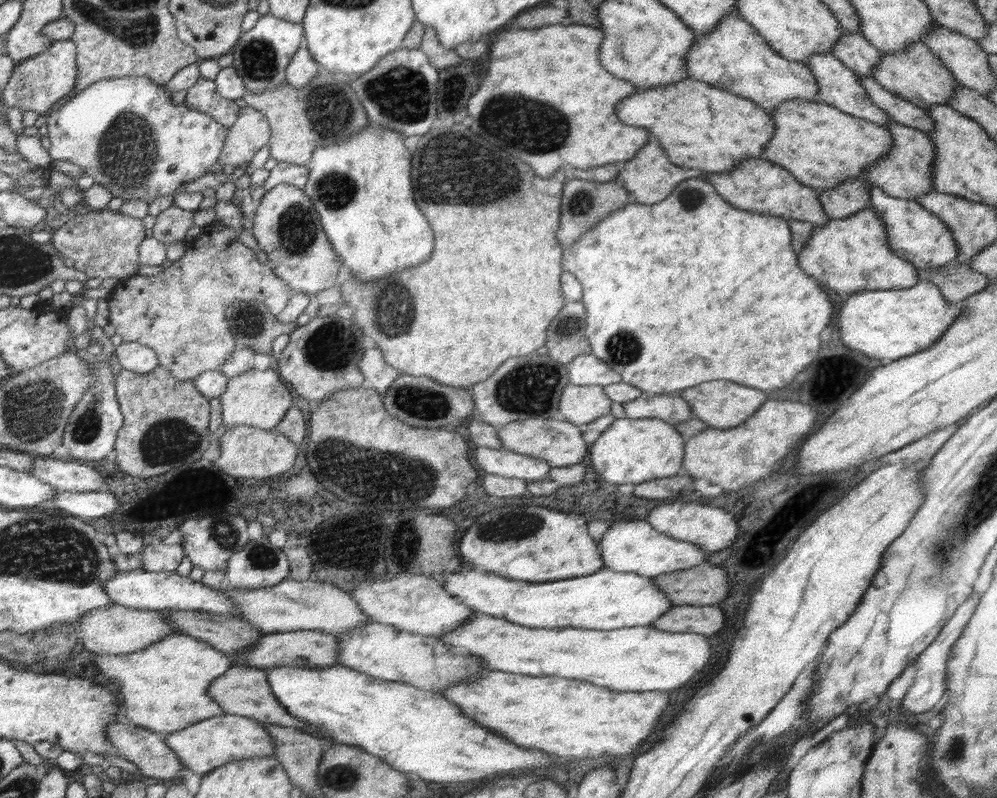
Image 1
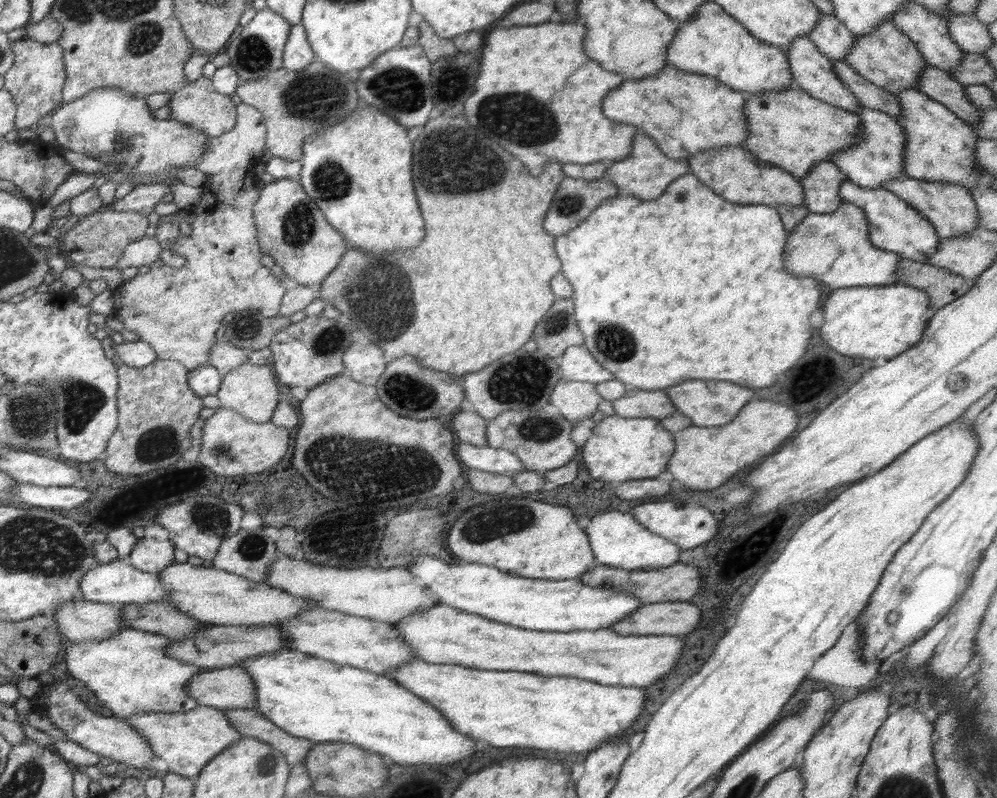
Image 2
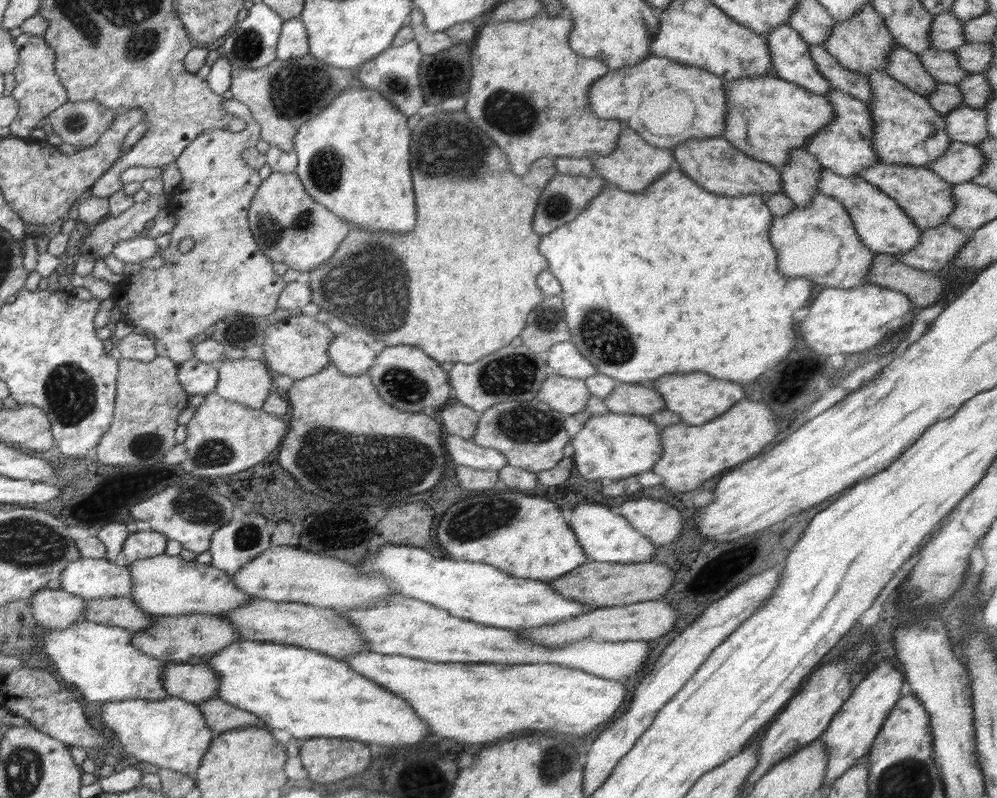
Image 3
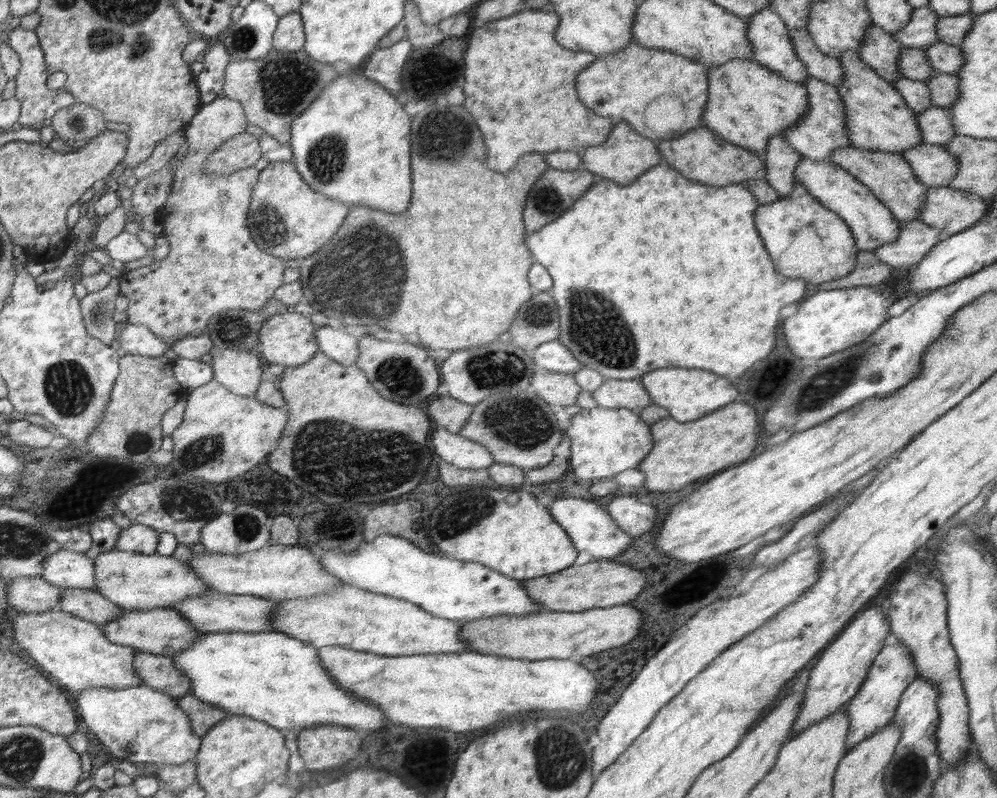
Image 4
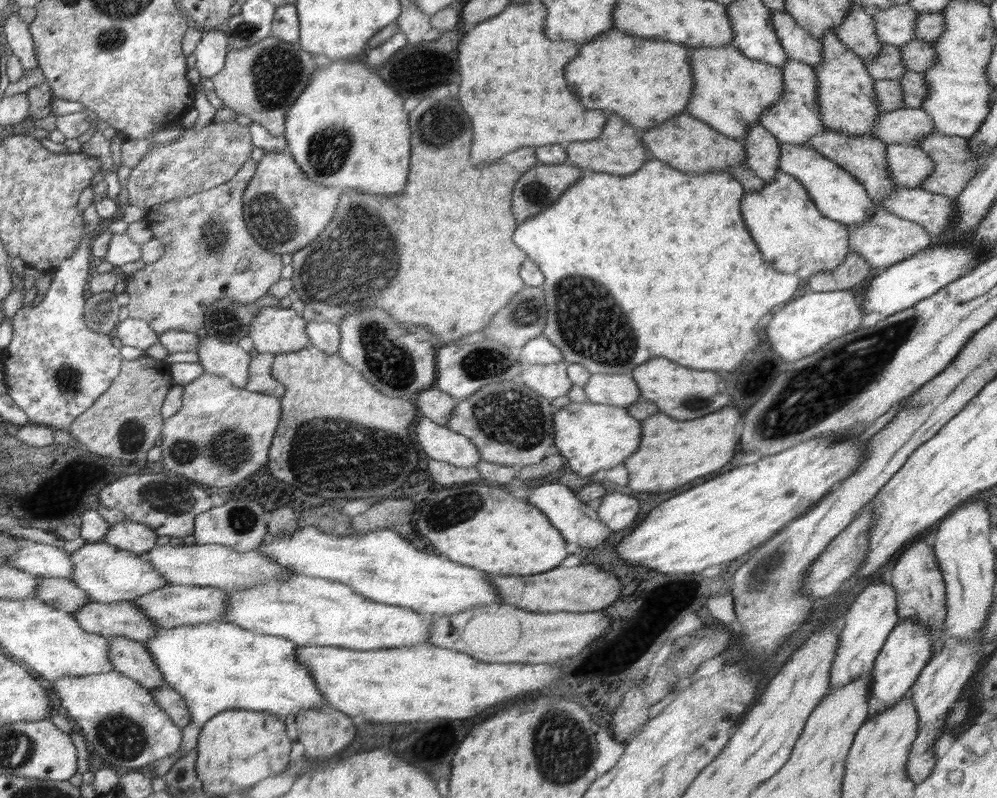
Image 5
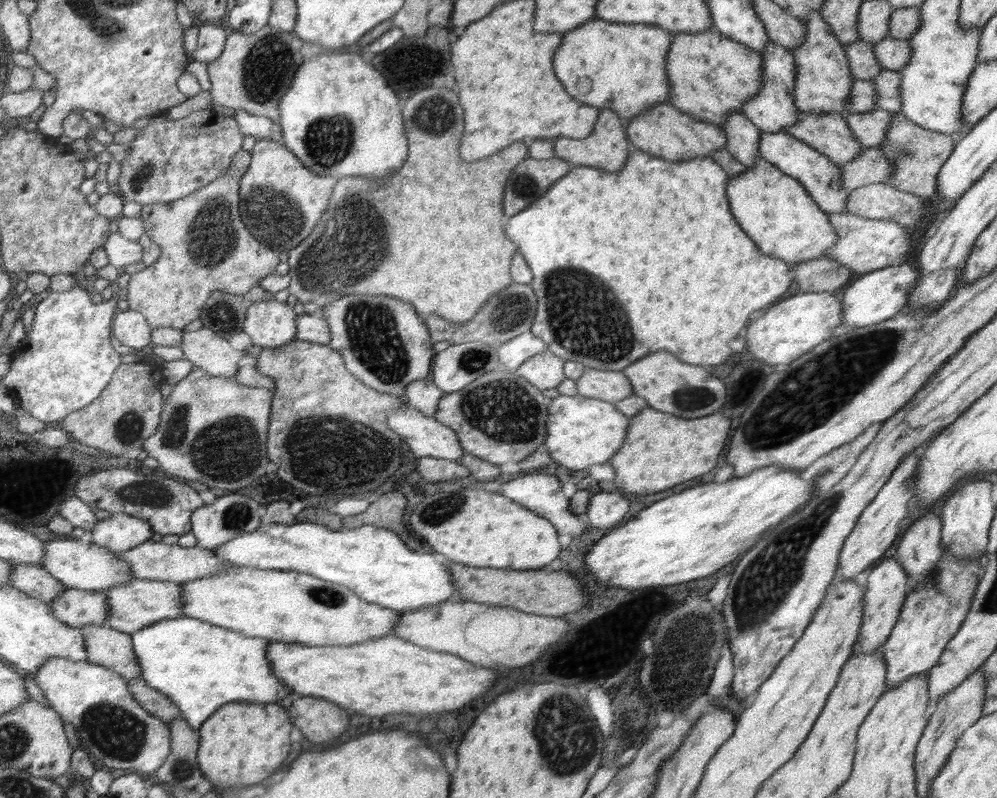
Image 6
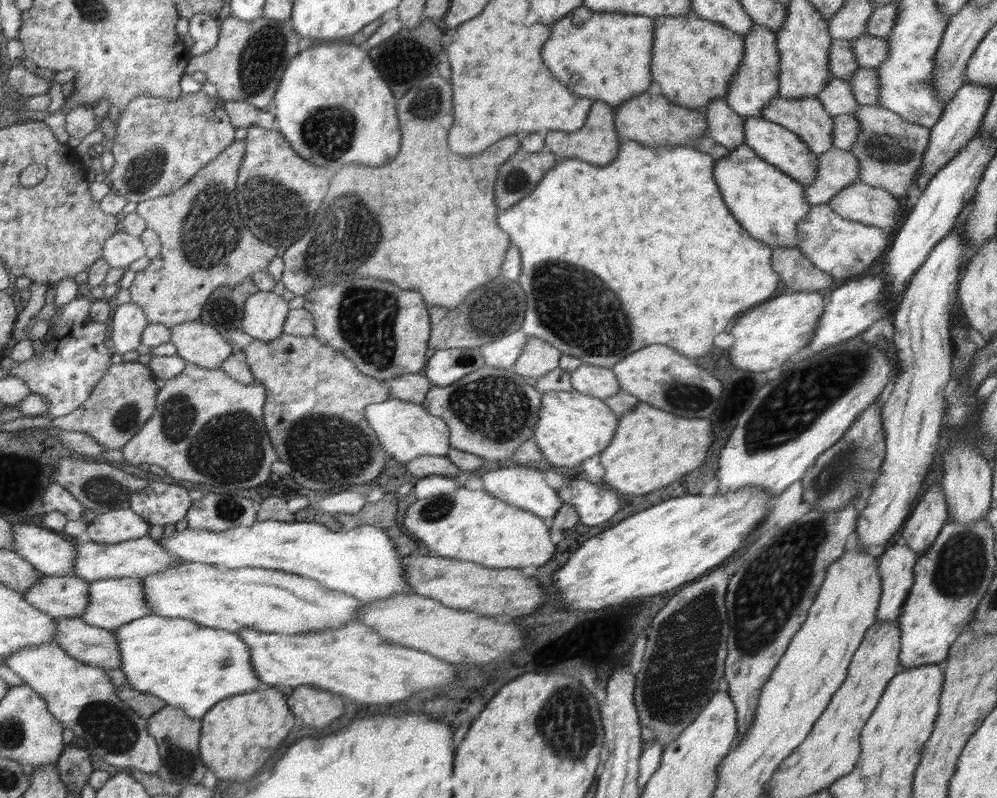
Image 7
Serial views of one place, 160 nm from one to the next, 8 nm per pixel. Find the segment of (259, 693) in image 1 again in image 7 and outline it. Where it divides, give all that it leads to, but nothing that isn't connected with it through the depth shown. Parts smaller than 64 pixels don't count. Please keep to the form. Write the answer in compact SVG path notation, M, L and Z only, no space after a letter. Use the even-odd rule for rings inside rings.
M80 617L55 618L55 628L58 631L55 642L59 647L63 647L72 658L104 669L120 669L122 658L119 651L119 639L113 632L105 630L104 627L92 626Z

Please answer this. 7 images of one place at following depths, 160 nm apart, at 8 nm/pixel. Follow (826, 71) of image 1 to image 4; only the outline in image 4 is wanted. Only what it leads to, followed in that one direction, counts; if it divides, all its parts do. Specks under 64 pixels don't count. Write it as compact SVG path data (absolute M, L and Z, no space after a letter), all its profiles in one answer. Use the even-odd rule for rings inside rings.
M771 8L754 14L748 20L748 39L751 41L751 49L754 50L754 61L762 67L766 67L770 71L798 83L804 82L806 77L810 77L807 74L806 65L796 56L785 22Z

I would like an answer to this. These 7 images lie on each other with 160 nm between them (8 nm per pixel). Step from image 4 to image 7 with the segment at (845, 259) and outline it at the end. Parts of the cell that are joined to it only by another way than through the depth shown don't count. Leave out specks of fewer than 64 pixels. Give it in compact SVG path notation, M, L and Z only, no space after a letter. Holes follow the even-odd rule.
M747 144L738 145L736 148L733 148L728 153L728 156L724 158L718 159L715 161L714 166L714 175L715 181L719 185L719 190L722 192L724 202L731 209L731 213L735 215L735 218L746 230L748 230L749 234L758 239L760 242L763 242L765 245L768 245L770 248L782 248L782 247L796 247L799 248L799 242L801 241L801 234L799 234L799 230L797 229L797 222L802 218L806 218L808 211L812 208L812 204L810 204L805 197L804 187L798 181L795 181L792 177L789 177L785 172L778 170L774 165L768 164L768 161L760 158L759 155L755 153L755 150L752 147L749 147Z

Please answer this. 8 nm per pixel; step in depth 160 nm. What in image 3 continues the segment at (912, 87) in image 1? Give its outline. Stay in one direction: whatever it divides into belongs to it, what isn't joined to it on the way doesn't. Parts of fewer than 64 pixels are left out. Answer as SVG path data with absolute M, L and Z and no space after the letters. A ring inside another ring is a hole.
M868 3L868 6L858 10L852 18L836 21L830 32L830 38L822 45L843 68L868 76L870 72L885 72L888 66L888 53L898 44L890 35L882 16Z

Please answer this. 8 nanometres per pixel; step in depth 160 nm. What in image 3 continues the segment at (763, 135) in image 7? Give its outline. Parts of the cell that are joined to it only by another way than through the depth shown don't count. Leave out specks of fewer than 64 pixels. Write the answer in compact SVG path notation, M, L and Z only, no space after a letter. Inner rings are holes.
M823 168L817 182L817 192L835 198L844 206L862 244L874 253L897 255L915 247L920 240L922 229L904 214L898 203L860 176L842 176L833 170Z

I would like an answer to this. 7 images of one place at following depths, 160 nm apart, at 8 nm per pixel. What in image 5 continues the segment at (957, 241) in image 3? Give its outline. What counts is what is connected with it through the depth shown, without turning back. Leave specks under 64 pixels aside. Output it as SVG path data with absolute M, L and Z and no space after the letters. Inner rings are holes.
M877 210L867 222L846 227L849 232L849 250L857 252L872 268L886 268L924 251L932 237L917 222L900 218L884 210Z

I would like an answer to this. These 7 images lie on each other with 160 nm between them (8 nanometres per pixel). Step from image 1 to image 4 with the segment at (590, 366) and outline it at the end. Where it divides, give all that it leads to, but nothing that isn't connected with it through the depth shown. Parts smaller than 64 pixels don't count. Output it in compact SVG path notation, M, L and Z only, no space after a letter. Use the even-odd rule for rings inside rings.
M557 340L545 342L528 353L534 358L538 371L544 369L550 372L574 374L584 368L583 363L571 353L571 350Z

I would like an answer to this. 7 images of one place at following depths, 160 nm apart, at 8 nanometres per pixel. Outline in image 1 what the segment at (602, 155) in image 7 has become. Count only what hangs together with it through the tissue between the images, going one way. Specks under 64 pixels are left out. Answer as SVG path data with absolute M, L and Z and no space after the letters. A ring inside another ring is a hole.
M648 144L644 150L640 150L640 154L636 154L636 158L626 162L615 180L629 191L632 191L636 203L653 205L664 200L672 192L672 189L683 180L696 178L702 173L704 172L699 168L674 166L671 159L666 156L663 148L660 148L658 144Z

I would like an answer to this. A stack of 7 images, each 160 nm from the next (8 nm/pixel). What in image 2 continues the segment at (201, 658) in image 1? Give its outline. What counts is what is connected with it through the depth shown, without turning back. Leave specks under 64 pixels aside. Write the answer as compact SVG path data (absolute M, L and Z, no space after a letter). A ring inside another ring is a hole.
M122 627L118 634L99 641L67 642L63 659L71 676L84 682L110 713L124 720L134 713L185 713L199 705L187 694L187 682L208 668L167 656L165 650L174 641Z

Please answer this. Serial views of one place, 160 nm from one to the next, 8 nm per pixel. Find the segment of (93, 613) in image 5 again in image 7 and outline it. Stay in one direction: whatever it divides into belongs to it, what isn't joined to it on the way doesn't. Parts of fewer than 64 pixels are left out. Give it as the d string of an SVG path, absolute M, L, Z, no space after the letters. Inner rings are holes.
M42 575L23 597L52 618L80 617L90 605L90 583L76 576Z

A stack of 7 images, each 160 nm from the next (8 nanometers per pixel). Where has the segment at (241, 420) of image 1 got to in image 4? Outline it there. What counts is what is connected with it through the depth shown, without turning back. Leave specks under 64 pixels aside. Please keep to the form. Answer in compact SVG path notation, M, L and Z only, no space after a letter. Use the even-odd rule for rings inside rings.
M218 346L210 352L213 379L222 383L232 394L254 397L259 384L263 381L262 360L249 351L240 352L240 348L222 349Z

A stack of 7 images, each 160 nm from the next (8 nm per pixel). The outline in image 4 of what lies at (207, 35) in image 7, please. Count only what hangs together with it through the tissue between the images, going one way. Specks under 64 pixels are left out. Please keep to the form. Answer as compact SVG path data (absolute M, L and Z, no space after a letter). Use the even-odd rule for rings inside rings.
M211 41L206 49L204 69L197 76L202 103L208 104L222 96L226 66L230 64L228 51L220 41Z

